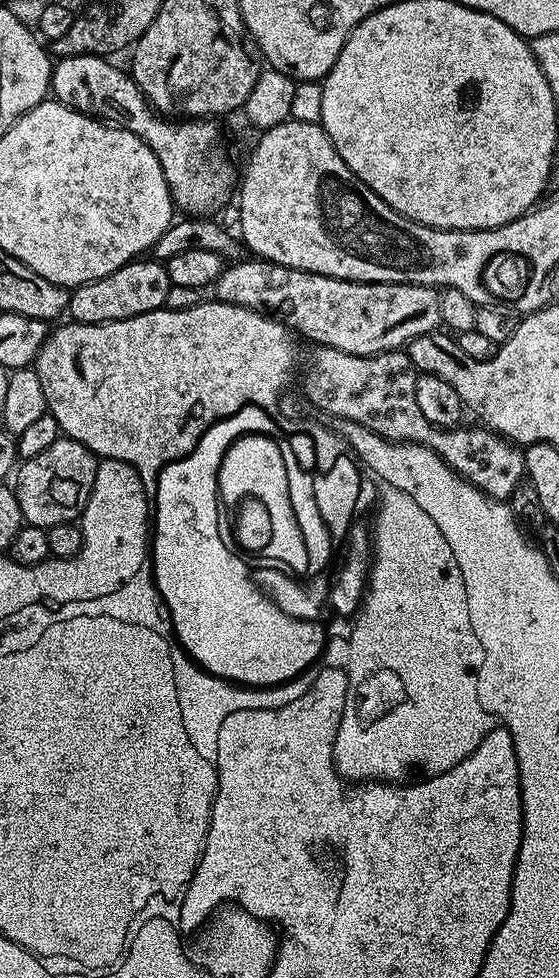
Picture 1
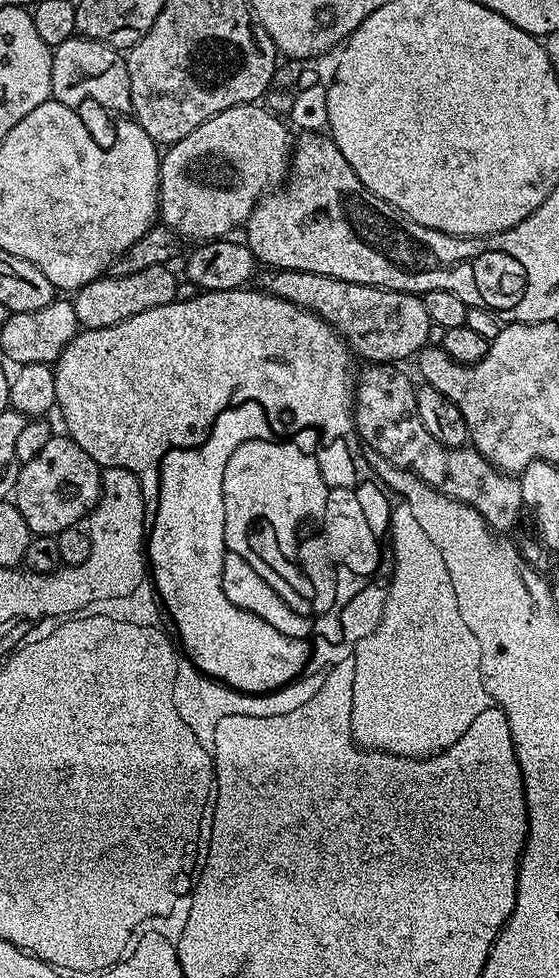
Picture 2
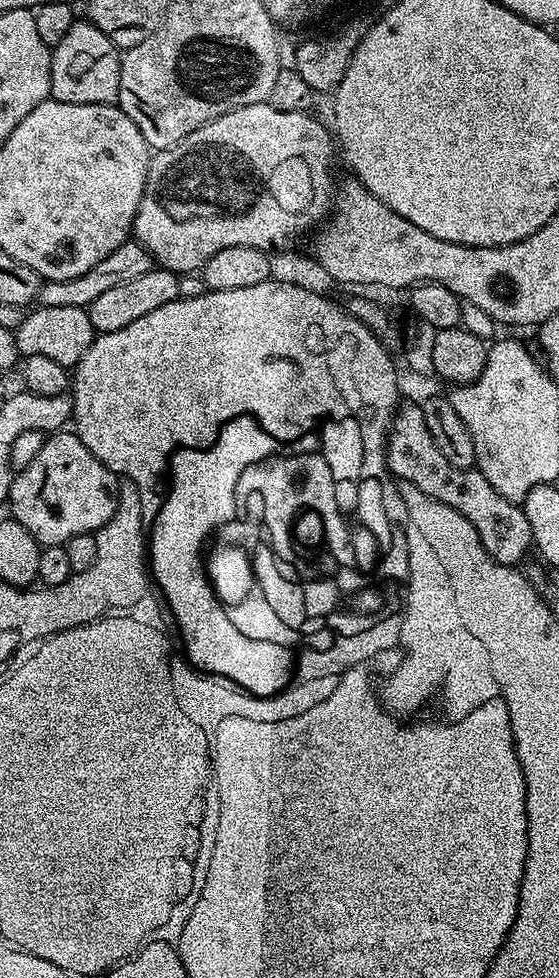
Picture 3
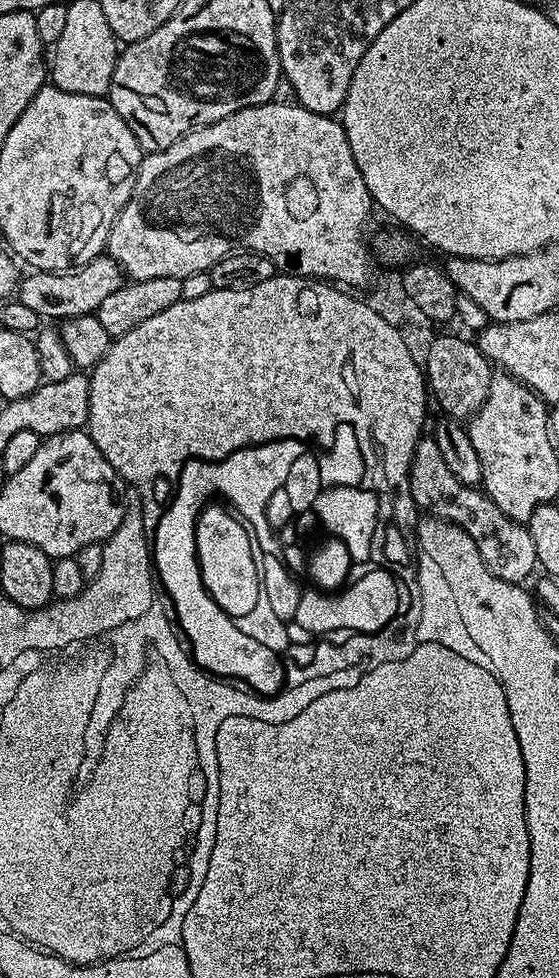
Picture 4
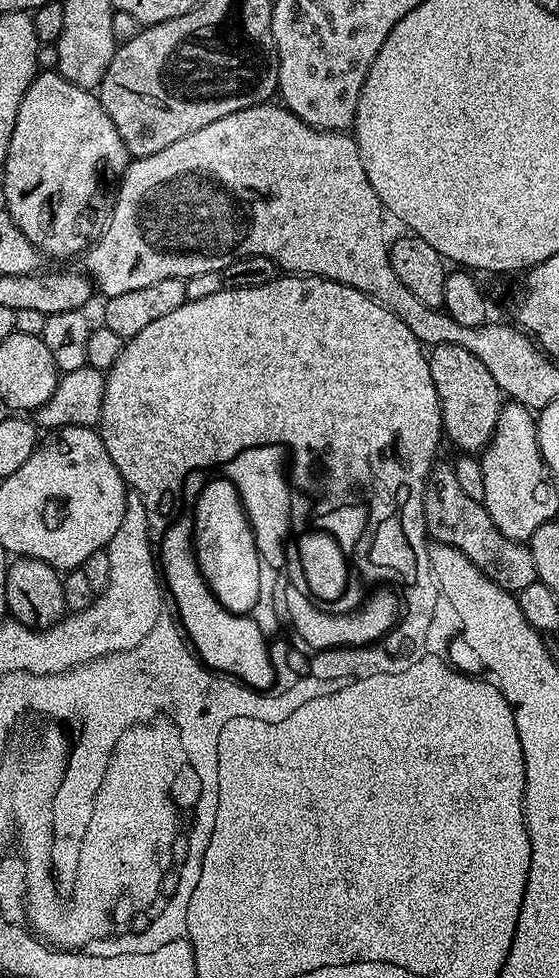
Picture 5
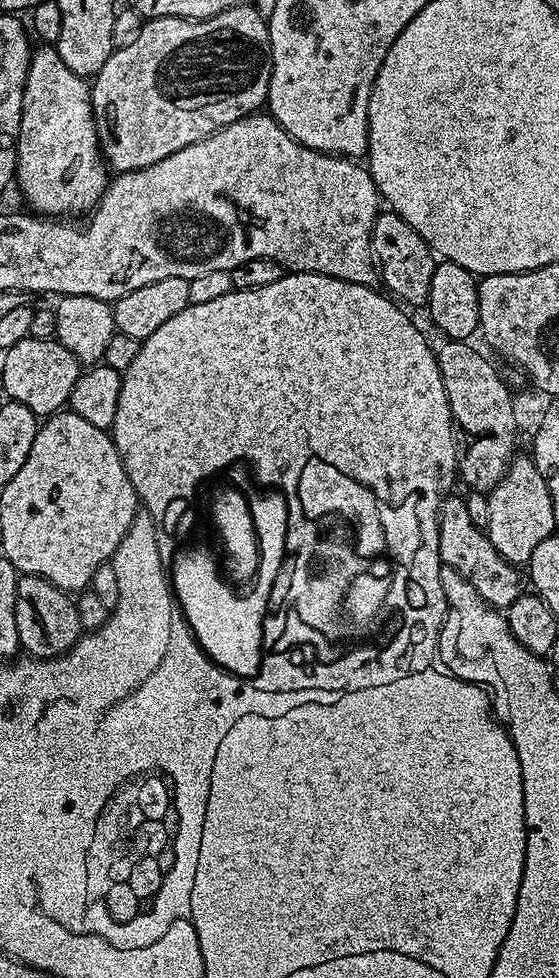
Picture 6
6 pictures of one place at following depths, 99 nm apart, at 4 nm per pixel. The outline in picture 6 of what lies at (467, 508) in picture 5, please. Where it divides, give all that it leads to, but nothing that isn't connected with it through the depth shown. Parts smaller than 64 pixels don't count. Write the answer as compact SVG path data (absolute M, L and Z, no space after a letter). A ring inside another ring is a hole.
M458 494L445 496L438 514L438 554L443 567L453 568L492 608L506 610L526 592L526 580L517 565L506 562L490 542L487 531L479 528L470 519L470 510L466 510L464 496Z

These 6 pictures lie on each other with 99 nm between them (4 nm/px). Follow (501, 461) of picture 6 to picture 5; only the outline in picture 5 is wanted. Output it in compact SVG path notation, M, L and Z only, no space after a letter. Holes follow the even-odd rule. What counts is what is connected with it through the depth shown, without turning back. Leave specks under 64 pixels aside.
M453 344L435 345L427 353L428 365L430 366L430 378L434 378L434 390L438 394L438 402L440 403L440 417L444 423L443 435L452 439L452 444L464 454L480 454L488 447L492 441L494 434L494 426L498 422L498 414L502 407L502 393L498 382L494 382L494 377L486 370L486 366L482 366L482 362L478 362L478 358L474 358L474 354L470 354L470 350L466 350L462 346L454 346Z

